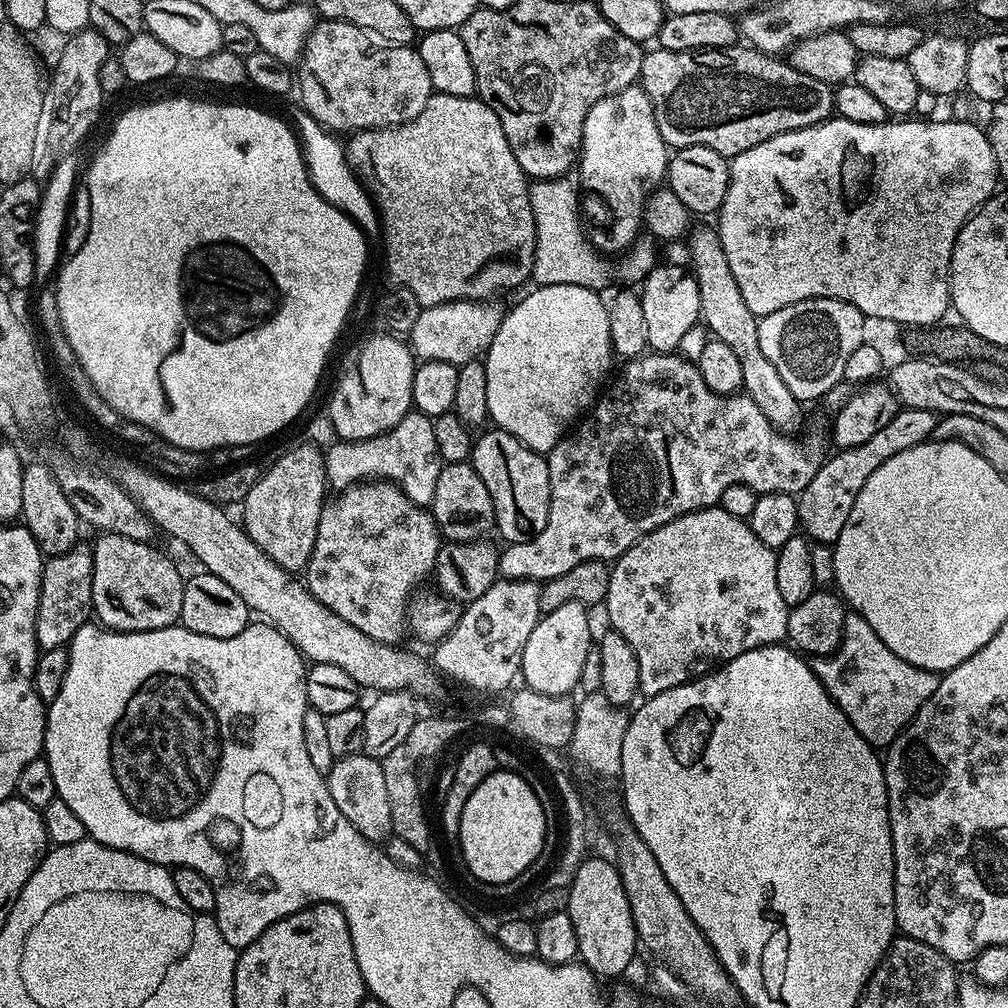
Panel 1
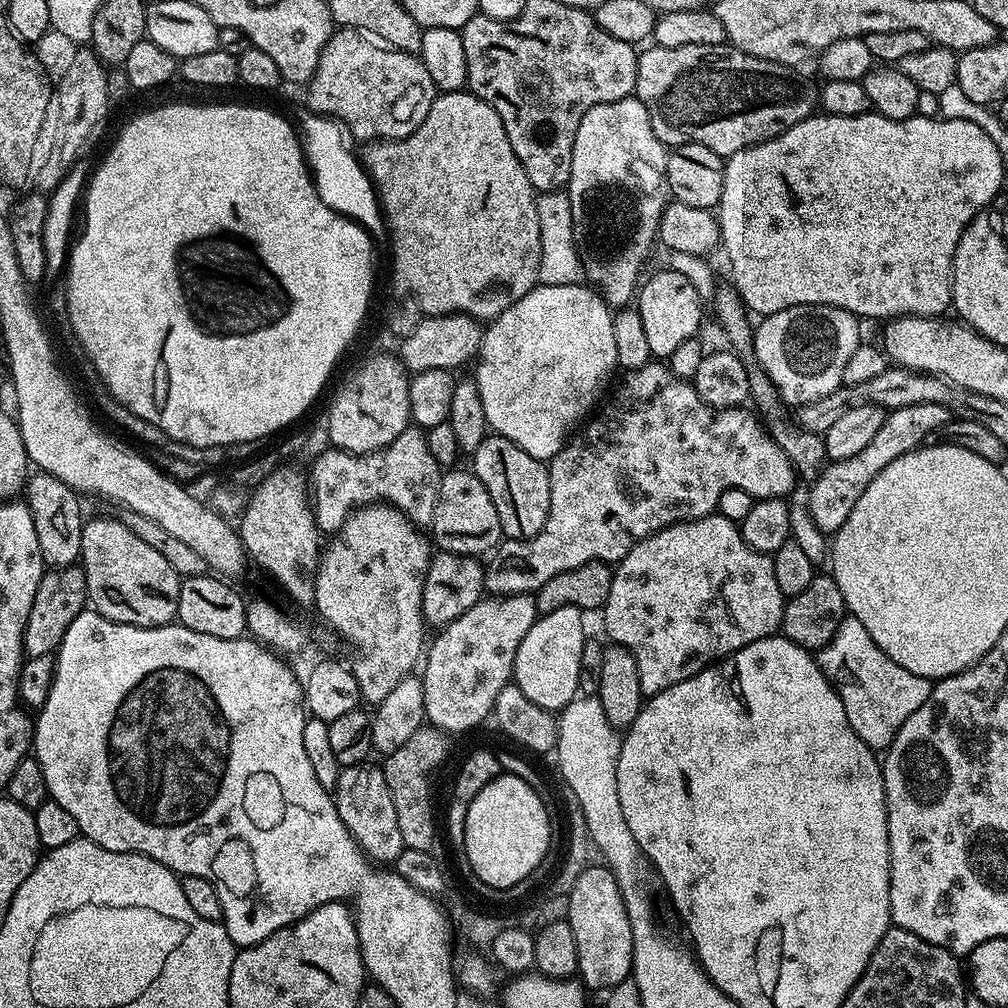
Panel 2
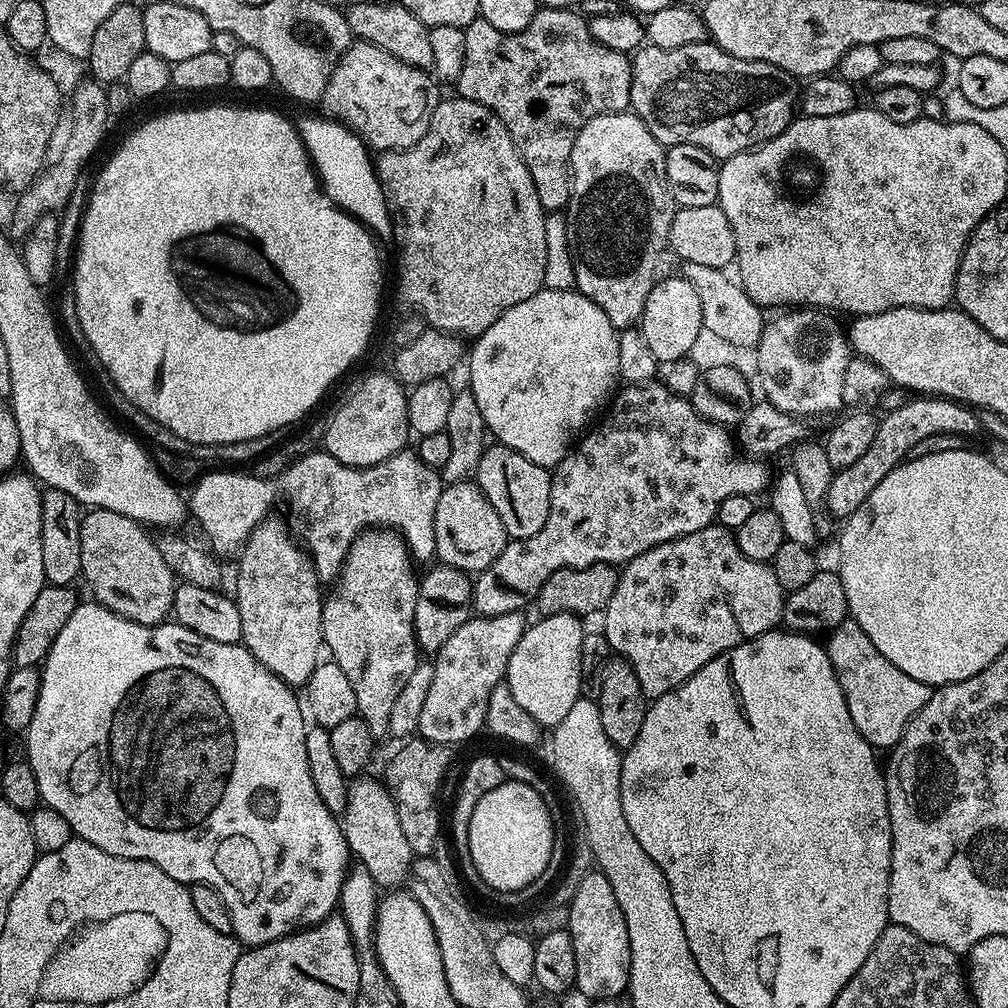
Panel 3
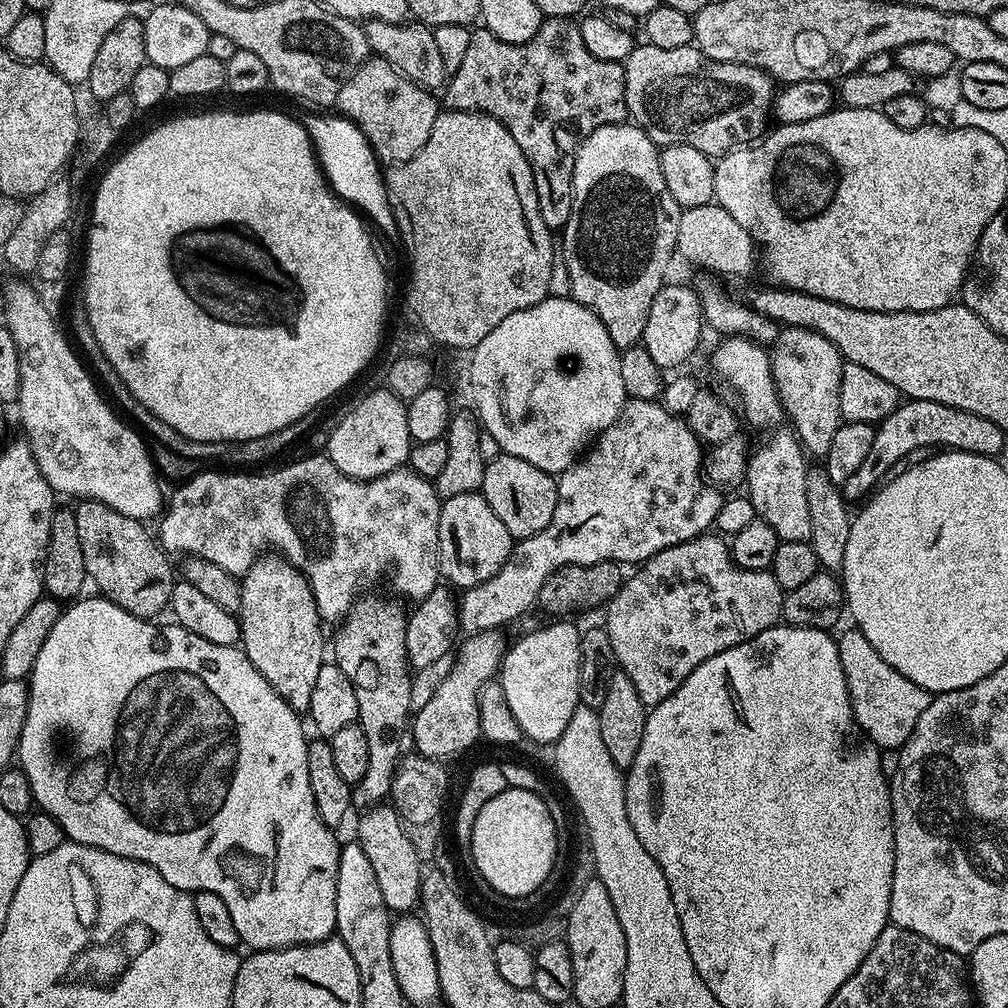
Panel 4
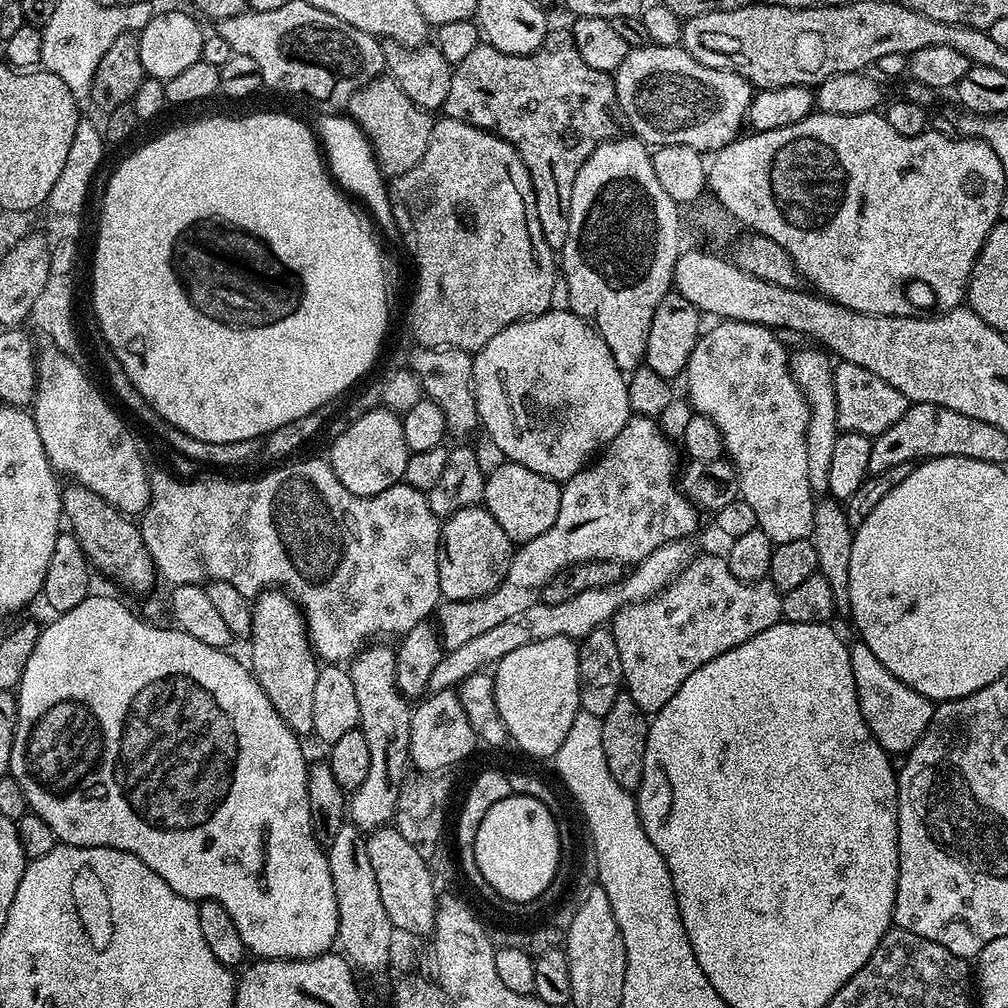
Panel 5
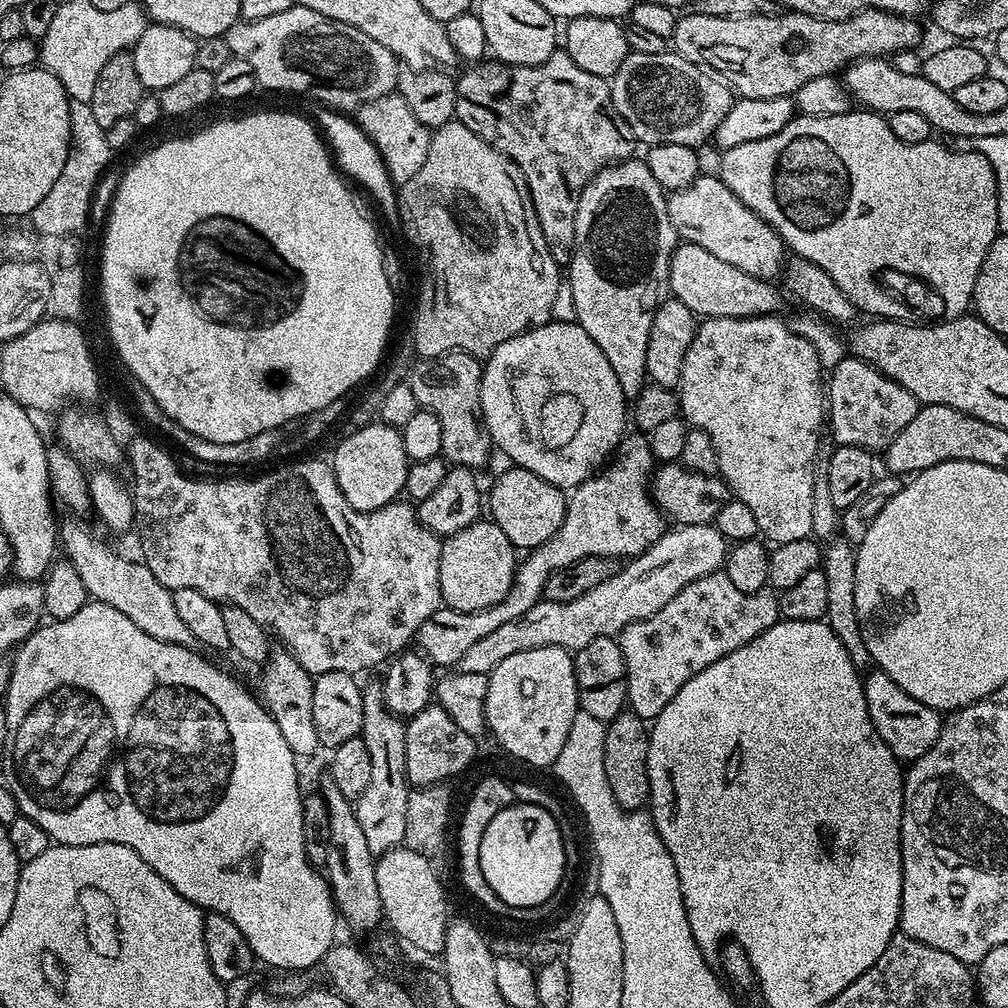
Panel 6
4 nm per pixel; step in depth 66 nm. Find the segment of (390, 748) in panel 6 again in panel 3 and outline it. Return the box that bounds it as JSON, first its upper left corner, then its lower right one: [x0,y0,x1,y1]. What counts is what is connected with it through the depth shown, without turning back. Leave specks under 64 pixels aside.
[321,530,420,738]

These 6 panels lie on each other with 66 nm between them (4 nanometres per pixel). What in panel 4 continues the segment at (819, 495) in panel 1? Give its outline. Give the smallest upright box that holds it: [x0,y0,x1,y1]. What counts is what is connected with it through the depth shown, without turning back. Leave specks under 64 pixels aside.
[842,400,1006,502]

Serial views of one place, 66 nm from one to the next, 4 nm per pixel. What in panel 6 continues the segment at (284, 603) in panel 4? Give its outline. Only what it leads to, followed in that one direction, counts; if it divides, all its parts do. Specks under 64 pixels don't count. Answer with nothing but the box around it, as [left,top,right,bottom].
[260,651,320,758]

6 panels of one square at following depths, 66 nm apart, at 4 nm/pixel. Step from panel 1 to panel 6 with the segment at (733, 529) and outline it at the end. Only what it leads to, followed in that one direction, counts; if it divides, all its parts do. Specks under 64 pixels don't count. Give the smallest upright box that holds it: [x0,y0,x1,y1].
[618,571,781,722]

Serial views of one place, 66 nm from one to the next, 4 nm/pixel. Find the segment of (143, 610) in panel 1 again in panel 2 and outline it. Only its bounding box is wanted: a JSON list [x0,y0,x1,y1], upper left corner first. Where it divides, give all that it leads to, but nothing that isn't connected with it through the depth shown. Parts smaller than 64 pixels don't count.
[79,516,182,628]

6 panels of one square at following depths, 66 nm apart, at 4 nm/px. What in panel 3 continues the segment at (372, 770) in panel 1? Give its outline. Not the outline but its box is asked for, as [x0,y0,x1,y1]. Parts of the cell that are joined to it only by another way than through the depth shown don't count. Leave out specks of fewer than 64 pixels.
[342,774,414,890]

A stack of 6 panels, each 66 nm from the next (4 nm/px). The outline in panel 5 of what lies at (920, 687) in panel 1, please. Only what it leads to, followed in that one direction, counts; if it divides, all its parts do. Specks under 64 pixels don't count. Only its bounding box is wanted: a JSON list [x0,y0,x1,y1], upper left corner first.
[848,642,933,754]

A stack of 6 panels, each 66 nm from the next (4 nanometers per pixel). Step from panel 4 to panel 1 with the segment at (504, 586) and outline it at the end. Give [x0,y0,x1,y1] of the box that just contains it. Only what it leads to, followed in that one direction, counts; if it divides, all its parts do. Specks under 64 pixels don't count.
[498,351,826,582]

